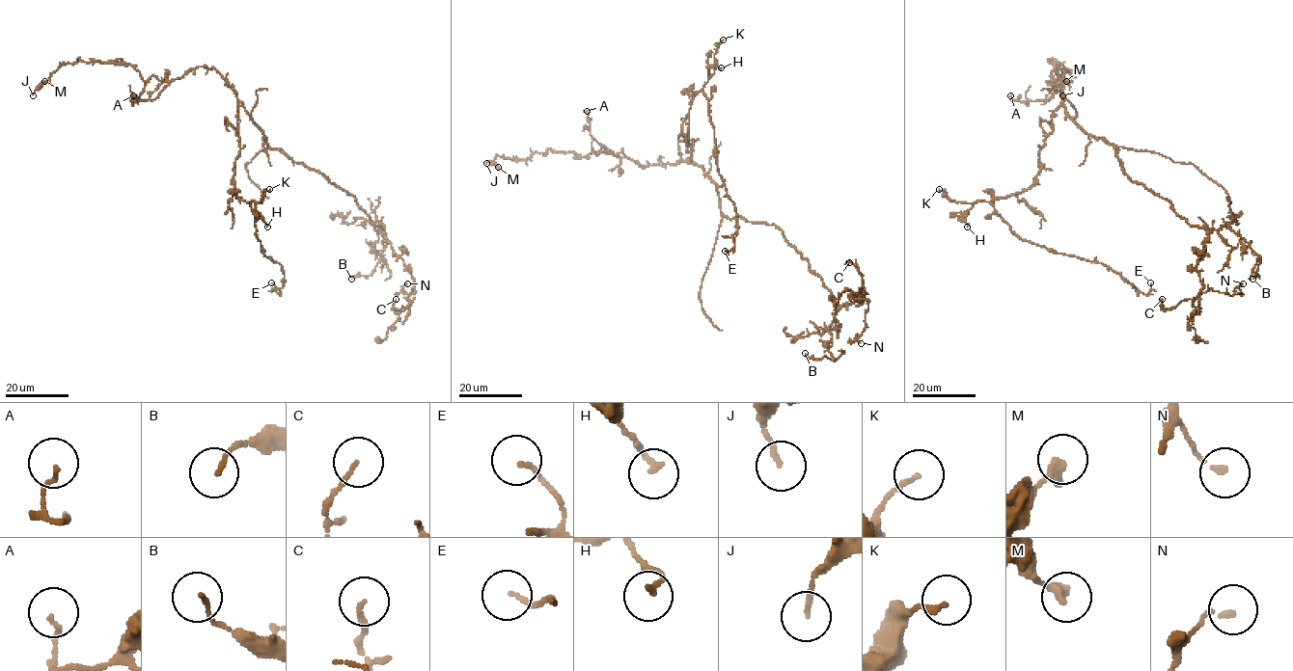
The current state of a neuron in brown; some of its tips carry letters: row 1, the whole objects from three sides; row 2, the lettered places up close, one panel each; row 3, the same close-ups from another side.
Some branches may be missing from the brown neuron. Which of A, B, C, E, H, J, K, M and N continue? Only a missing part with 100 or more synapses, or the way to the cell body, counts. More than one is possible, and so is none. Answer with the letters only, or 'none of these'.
none of these

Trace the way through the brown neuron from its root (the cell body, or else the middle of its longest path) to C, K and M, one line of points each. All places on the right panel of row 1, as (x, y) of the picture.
C: (1075, 121), (1117, 148), (1132, 180), (1206, 230), (1196, 268), (1199, 295), (1168, 310), (1162, 299)
K: (1075, 121), (1061, 102), (1039, 151), (1040, 173), (1020, 193), (961, 202), (939, 189)
M: (1075, 121), (1062, 99), (1065, 68), (1051, 81), (1057, 64), (1049, 62), (1059, 64), (1055, 83), (1066, 81)

